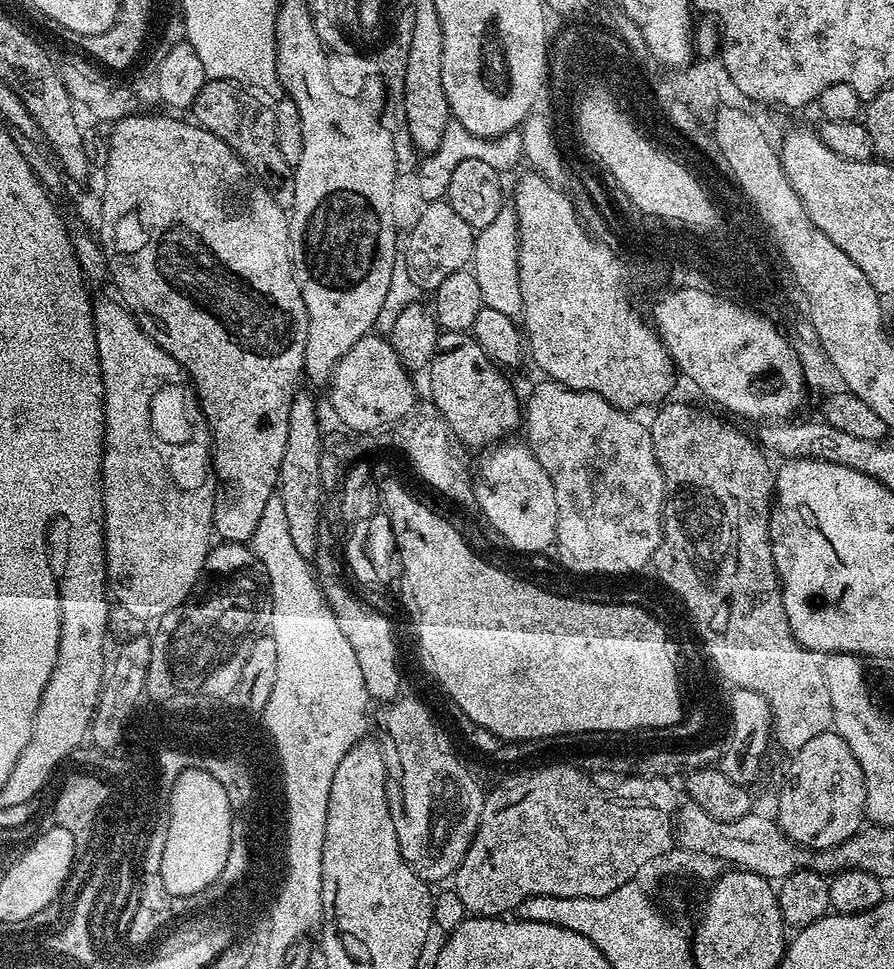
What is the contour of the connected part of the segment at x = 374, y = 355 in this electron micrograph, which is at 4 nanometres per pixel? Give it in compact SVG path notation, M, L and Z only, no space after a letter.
M380 334L363 336L334 366L326 385L330 411L344 417L353 429L375 429L377 425L397 425L413 411L416 388L407 368L398 362L398 356Z

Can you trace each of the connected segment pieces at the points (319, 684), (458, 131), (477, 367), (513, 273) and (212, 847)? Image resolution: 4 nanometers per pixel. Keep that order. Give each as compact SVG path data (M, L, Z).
M274 494L270 502L266 502L266 510L262 510L262 518L258 518L258 530L254 530L250 547L264 564L264 572L268 575L270 585L270 634L274 638L274 646L278 646L278 678L274 684L274 691L270 700L280 700L284 696L284 765L288 775L288 800L291 801L291 853L290 871L288 872L287 887L284 887L283 896L280 896L280 905L275 911L276 936L283 943L292 944L292 941L304 936L308 931L317 929L324 915L322 910L322 842L326 836L326 810L330 802L330 782L334 782L334 770L338 770L338 762L349 752L358 740L365 739L368 728L368 704L370 697L366 690L366 682L362 682L362 670L358 667L358 658L354 658L354 650L350 642L346 642L346 634L342 634L342 626L334 618L330 606L326 602L324 592L320 588L317 577L314 575L313 565L309 557L298 554L298 546L290 539L290 525L286 523L286 514L282 507L282 498Z
M450 120L443 130L439 146L433 152L427 153L417 167L416 179L418 178L418 185L416 185L416 191L419 193L421 201L424 202L431 202L445 197L455 167L460 162L466 162L467 159L477 159L489 163L496 172L507 174L519 162L521 164L523 158L522 136L519 129L512 129L500 137L482 137L470 134L461 123Z
M444 332L436 341L436 353L426 369L428 388L436 403L435 411L448 423L461 445L480 449L495 445L511 437L516 423L519 420L521 423L522 400L516 397L511 382L500 372L503 371L471 335Z
M506 204L488 226L479 229L470 265L470 270L477 279L484 307L501 311L514 322L522 318L522 294L517 262L519 237L515 207Z
M184 772L180 776L180 784L176 784L176 796L172 796L172 832L168 832L168 852L164 852L164 880L168 880L166 888L171 892L197 892L200 884L213 884L224 874L226 858L232 845L231 806L226 790L214 776L205 772Z

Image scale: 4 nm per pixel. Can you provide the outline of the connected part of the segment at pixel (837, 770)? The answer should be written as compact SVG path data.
M829 730L810 738L793 756L776 800L777 824L792 841L812 851L849 840L866 816L864 771L850 746L835 730Z

